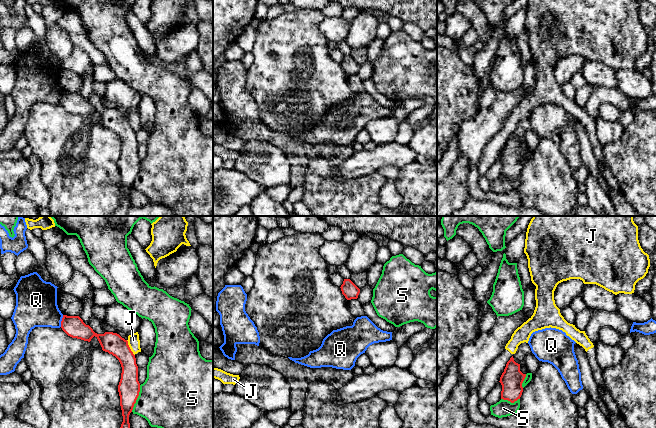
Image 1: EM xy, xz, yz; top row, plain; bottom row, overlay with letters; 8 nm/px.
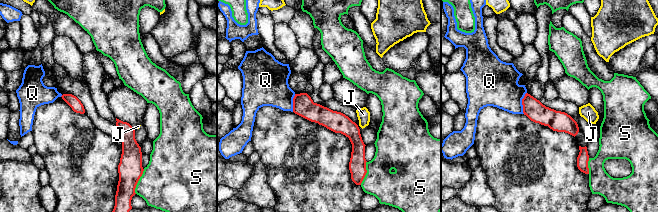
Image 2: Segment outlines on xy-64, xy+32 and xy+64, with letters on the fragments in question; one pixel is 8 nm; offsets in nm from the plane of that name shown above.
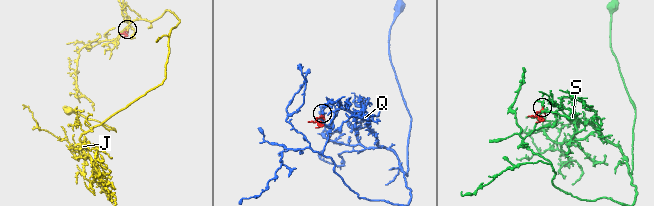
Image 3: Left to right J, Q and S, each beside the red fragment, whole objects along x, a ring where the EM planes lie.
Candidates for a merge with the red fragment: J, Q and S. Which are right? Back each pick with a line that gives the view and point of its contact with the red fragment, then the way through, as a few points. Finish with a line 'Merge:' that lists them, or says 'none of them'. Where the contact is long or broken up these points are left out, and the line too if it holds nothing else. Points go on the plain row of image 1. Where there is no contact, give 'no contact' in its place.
Merge: none of them

